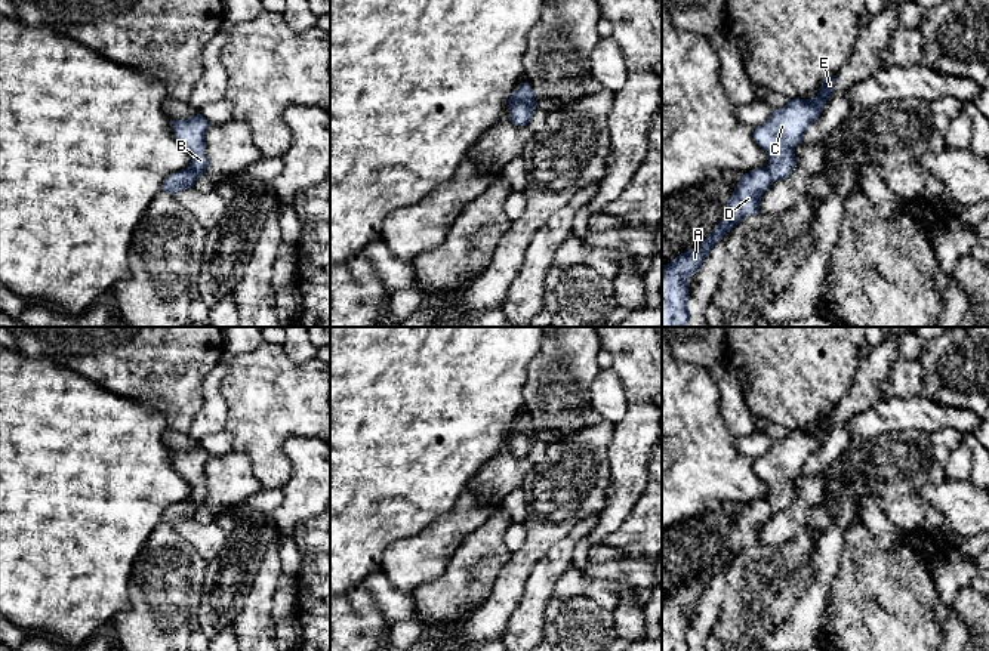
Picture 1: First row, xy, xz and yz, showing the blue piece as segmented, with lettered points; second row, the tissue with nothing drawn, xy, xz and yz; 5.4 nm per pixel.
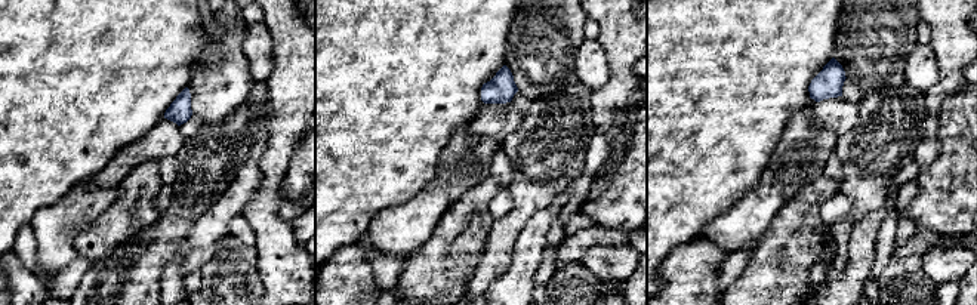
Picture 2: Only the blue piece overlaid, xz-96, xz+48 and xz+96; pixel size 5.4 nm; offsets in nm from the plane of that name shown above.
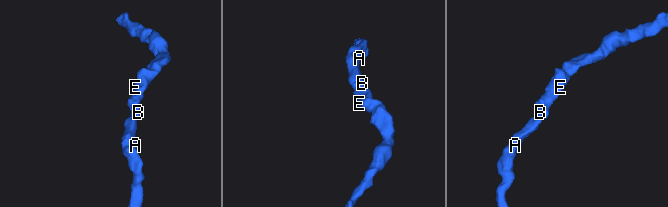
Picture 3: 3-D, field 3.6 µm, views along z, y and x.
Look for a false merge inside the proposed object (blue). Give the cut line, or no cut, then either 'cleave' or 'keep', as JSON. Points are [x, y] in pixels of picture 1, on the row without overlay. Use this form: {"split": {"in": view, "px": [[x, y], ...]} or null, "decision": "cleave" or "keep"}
{"split": null, "decision": "keep"}

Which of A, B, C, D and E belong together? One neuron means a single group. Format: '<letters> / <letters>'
A B C D E

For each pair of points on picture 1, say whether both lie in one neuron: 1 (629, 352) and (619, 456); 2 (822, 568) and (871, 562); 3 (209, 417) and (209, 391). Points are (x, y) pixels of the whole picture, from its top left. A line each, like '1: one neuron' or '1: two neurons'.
1: one neuron
2: two neurons
3: one neuron

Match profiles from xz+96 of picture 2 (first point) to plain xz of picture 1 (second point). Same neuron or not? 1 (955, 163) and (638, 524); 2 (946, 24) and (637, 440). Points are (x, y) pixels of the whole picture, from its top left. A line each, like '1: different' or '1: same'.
1: same
2: same

